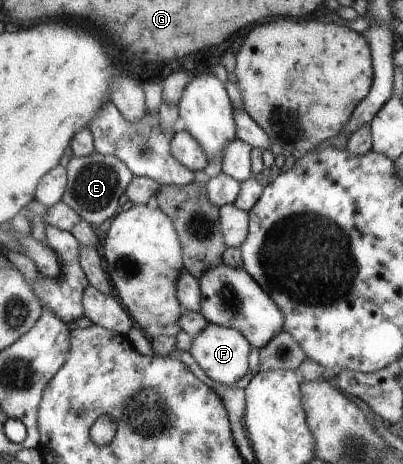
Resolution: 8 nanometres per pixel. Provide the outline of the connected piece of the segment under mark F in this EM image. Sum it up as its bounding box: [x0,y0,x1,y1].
[189,324,250,386]

